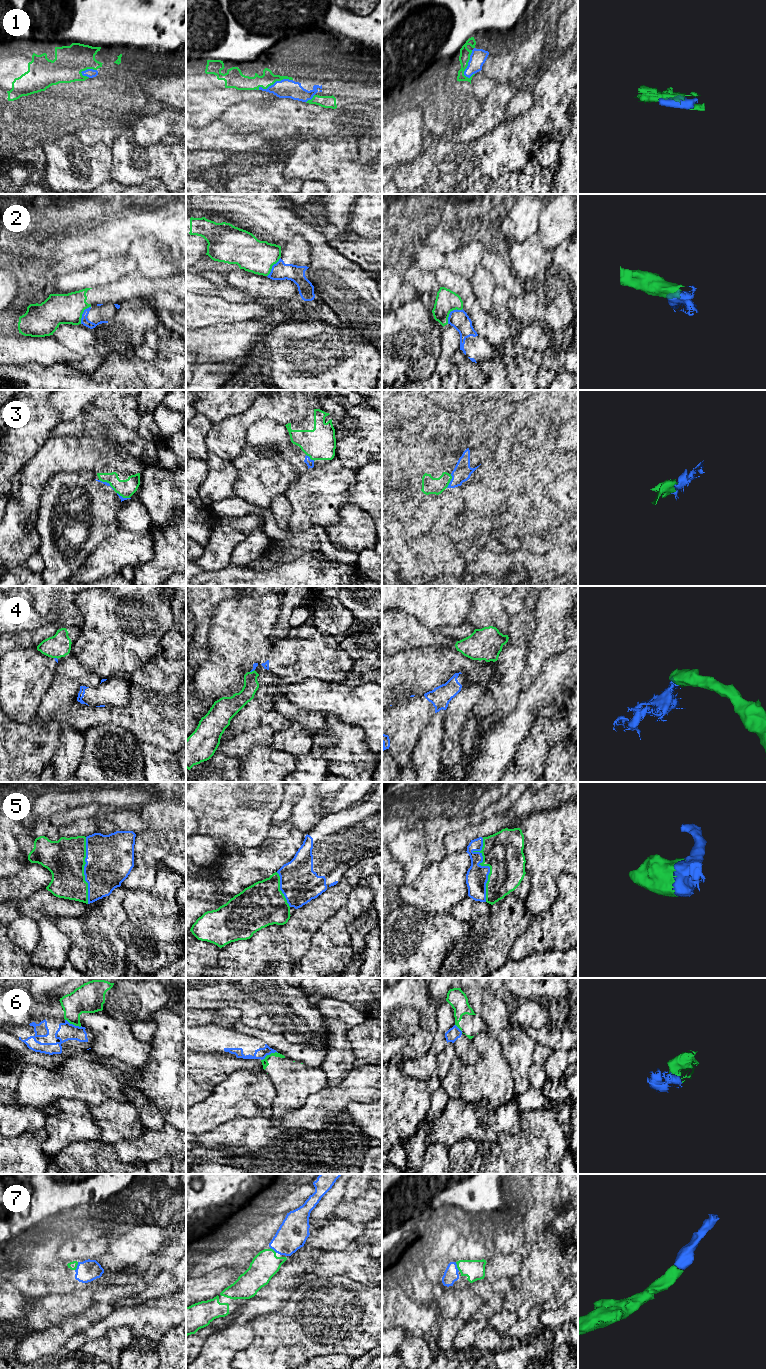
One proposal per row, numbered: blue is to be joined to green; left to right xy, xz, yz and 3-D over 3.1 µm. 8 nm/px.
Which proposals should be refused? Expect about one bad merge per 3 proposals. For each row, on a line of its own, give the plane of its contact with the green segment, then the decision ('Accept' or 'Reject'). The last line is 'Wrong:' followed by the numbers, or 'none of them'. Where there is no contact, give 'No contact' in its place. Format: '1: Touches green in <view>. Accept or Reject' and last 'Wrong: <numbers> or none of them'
1: Touches green in xz. Accept
2: Touches green in yz. Reject
3: Touches green in yz. Accept
4: Touches green in xz. Reject
5: Touches green in yz. Accept
6: Touches green in xz. Reject
7: Touches green in yz. Accept
Wrong: 2, 4, 6

